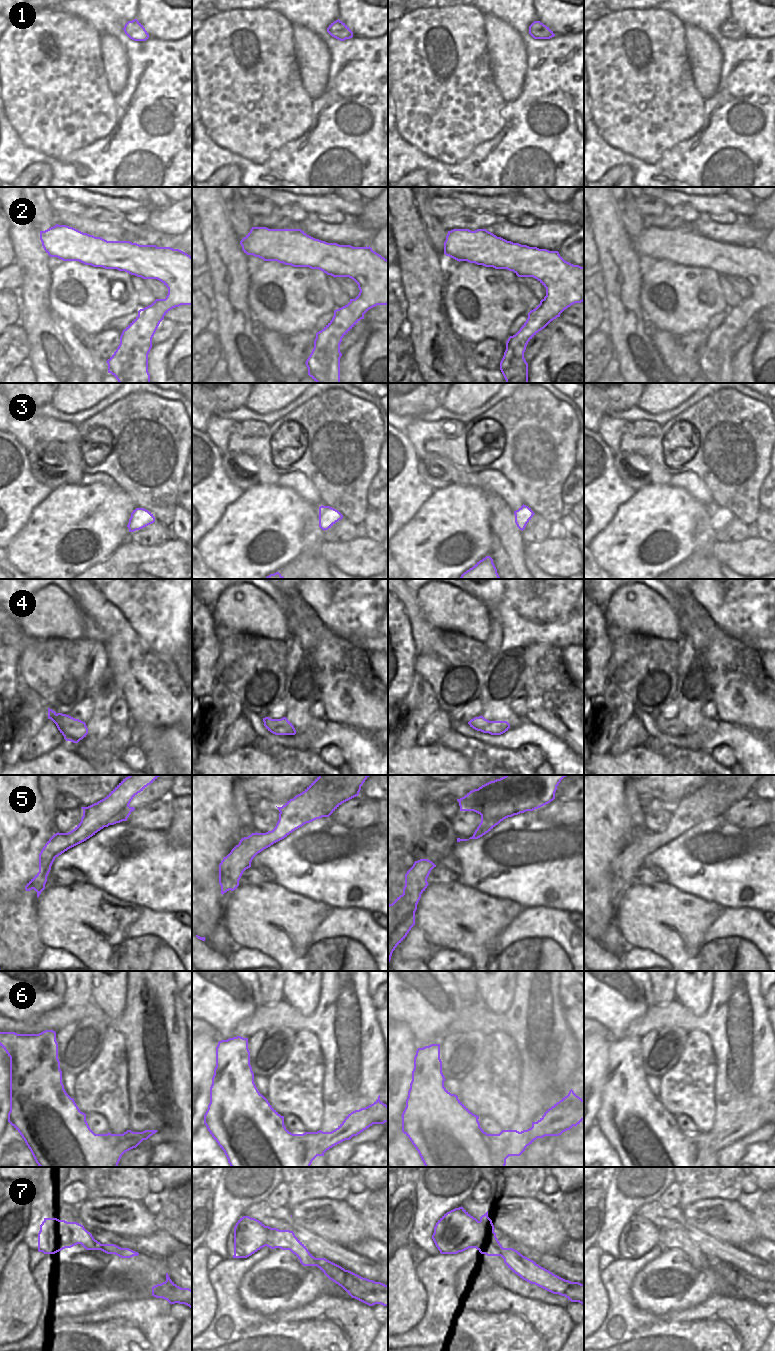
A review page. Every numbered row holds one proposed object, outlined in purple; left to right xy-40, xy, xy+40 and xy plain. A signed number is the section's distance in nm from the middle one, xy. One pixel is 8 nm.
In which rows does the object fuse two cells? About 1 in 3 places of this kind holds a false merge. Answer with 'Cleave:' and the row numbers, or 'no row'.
Cleave: 5, 7

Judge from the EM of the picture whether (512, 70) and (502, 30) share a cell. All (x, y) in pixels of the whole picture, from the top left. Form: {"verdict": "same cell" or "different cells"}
{"verdict": "same cell"}

